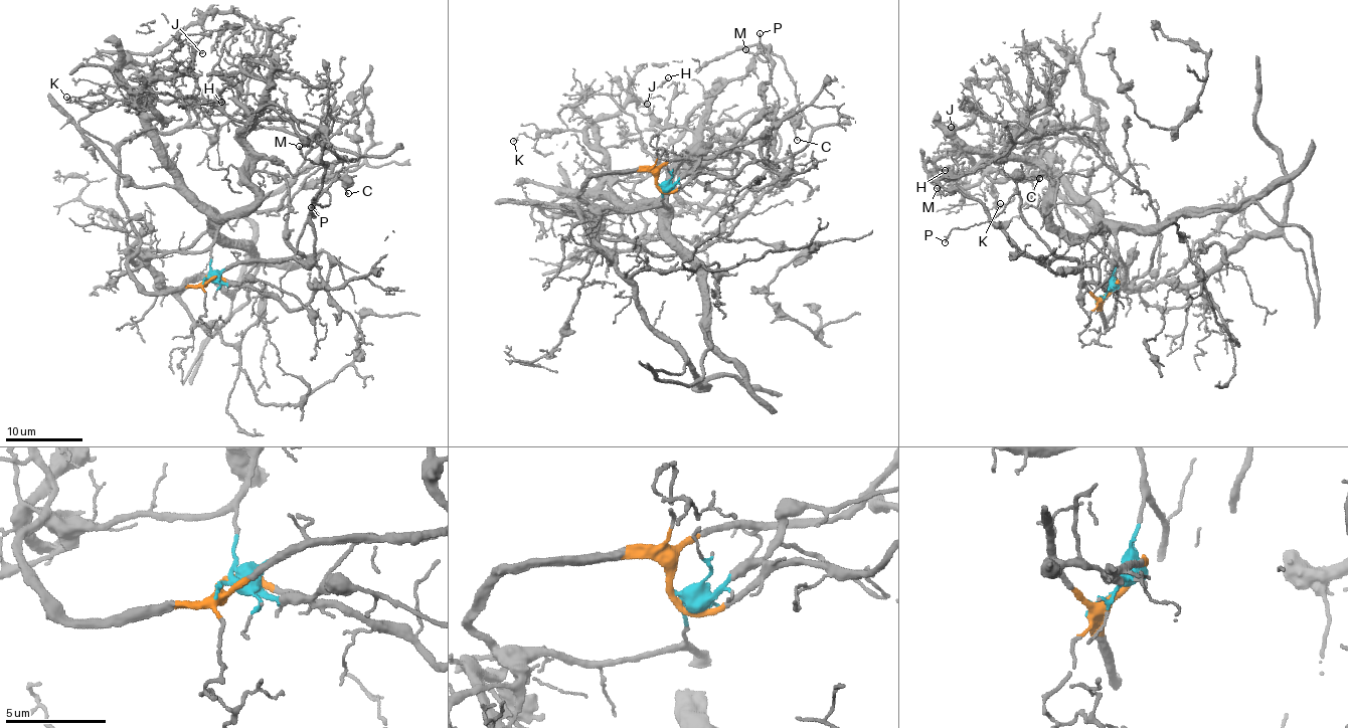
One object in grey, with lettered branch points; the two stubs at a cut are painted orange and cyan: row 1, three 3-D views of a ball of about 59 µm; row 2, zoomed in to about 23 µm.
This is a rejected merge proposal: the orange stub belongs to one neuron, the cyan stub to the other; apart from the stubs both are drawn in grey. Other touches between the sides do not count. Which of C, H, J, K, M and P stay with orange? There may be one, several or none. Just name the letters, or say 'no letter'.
C, M, P

